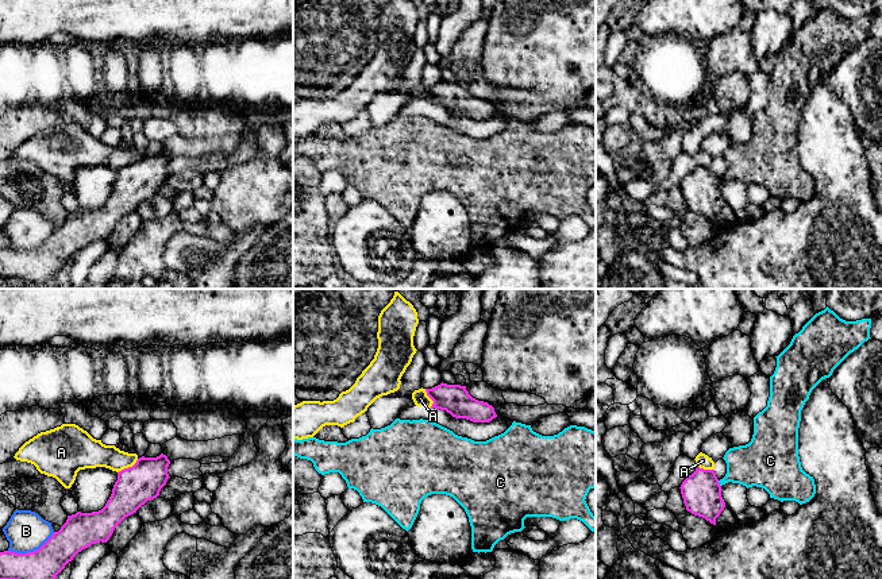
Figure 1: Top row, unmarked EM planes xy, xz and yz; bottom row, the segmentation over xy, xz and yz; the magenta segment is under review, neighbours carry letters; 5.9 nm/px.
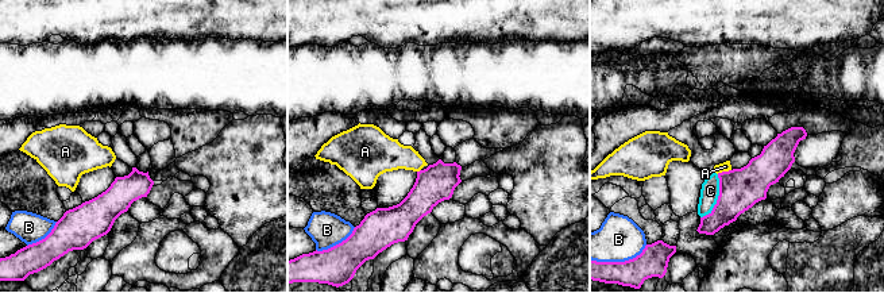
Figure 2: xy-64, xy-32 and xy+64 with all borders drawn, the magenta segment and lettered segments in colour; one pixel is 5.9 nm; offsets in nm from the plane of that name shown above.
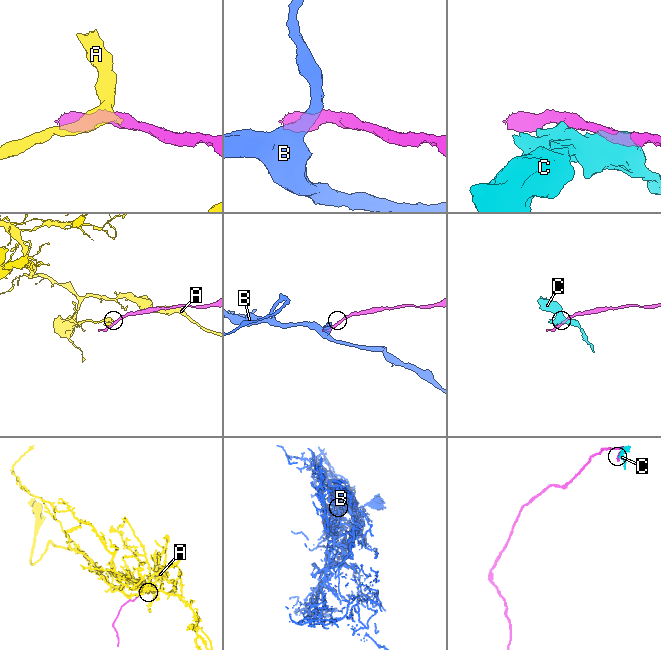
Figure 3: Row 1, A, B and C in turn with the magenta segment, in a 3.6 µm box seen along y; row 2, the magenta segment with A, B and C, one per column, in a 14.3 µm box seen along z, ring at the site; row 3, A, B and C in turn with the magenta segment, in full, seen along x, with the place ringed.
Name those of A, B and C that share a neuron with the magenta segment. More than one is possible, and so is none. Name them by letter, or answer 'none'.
none

